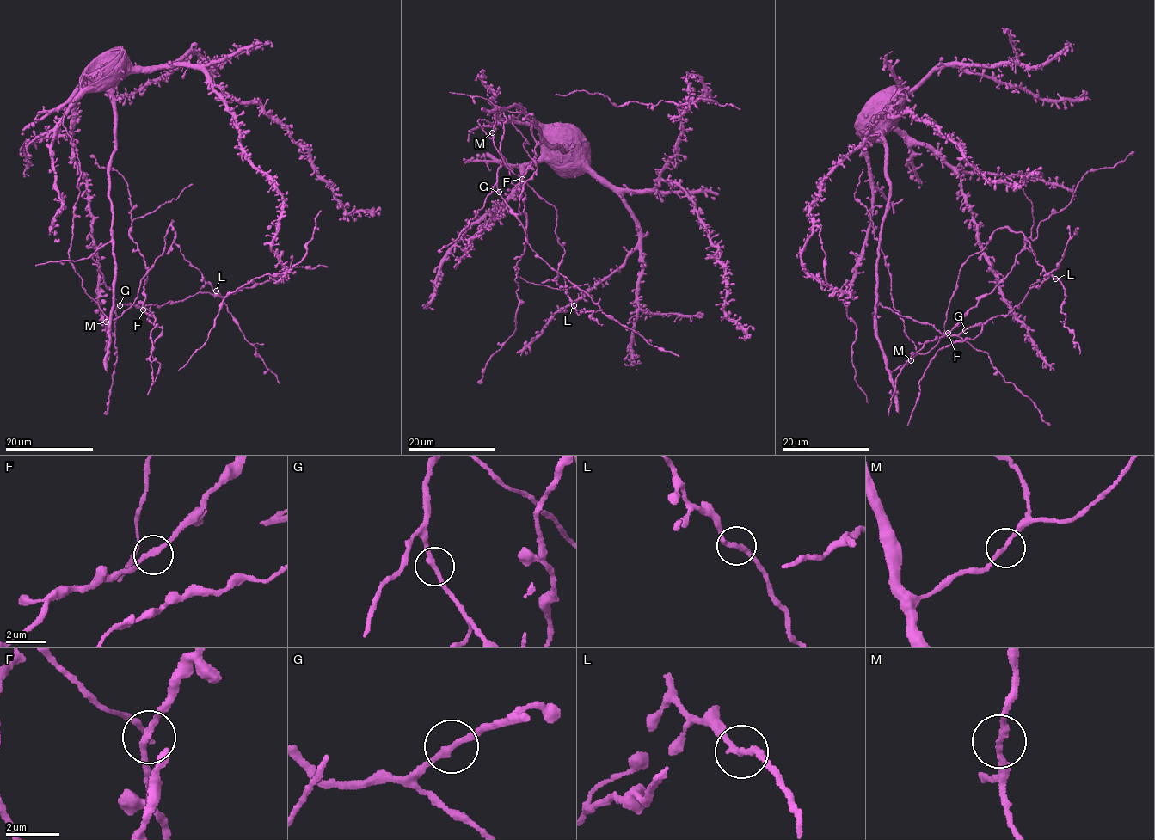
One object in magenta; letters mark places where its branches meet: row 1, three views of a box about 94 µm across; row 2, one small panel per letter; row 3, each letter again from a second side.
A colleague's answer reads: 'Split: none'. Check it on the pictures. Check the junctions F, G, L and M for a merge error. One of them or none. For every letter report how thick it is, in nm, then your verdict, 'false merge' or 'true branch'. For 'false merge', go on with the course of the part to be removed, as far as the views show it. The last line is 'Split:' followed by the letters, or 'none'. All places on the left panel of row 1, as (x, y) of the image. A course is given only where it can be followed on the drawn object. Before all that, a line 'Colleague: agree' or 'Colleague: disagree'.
Colleague: agree
F: 240 nm thick; true branch
G: 240 nm thick; true branch
L: 240 nm thick; true branch
M: 200 nm thick; true branch
Split: none

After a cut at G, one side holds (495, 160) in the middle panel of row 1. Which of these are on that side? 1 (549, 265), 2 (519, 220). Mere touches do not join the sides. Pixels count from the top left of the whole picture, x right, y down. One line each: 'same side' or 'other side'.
1: other side
2: other side

